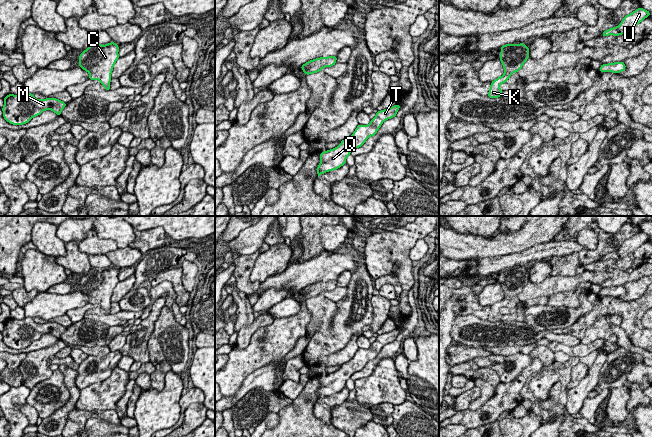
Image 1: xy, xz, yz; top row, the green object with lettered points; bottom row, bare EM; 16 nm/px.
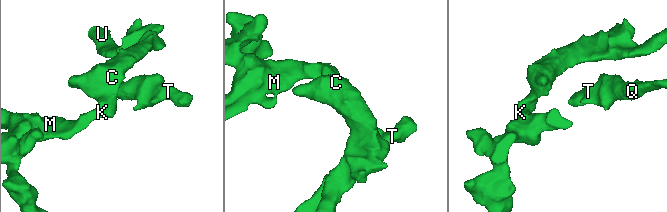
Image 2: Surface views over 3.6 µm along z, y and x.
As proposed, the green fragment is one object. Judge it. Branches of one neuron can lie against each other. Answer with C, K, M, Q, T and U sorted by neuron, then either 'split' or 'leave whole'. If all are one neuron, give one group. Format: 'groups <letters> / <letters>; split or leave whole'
groups C K M Q T U; leave whole

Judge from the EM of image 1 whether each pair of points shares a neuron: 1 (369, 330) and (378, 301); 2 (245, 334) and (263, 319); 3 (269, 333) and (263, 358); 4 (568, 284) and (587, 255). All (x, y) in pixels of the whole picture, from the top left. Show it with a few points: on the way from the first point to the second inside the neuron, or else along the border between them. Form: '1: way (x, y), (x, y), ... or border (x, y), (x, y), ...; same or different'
1: way (376, 323), (378, 321), (378, 308); same
2: way (249, 330), (259, 321); same
3: way (269, 339), (269, 348), (265, 352); same
4: border (584, 269), (576, 274); different

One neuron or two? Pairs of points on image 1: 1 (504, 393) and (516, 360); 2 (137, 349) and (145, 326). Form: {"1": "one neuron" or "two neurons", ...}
{"1": "two neurons", "2": "one neuron"}

